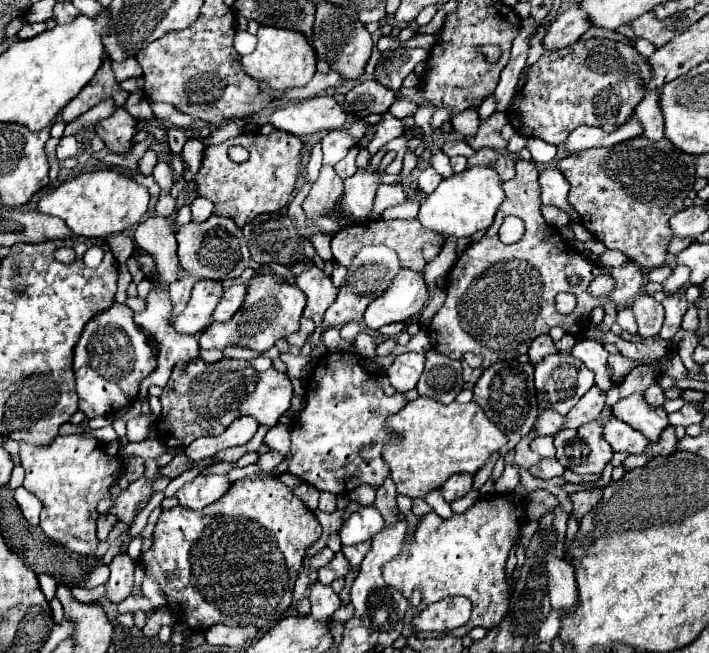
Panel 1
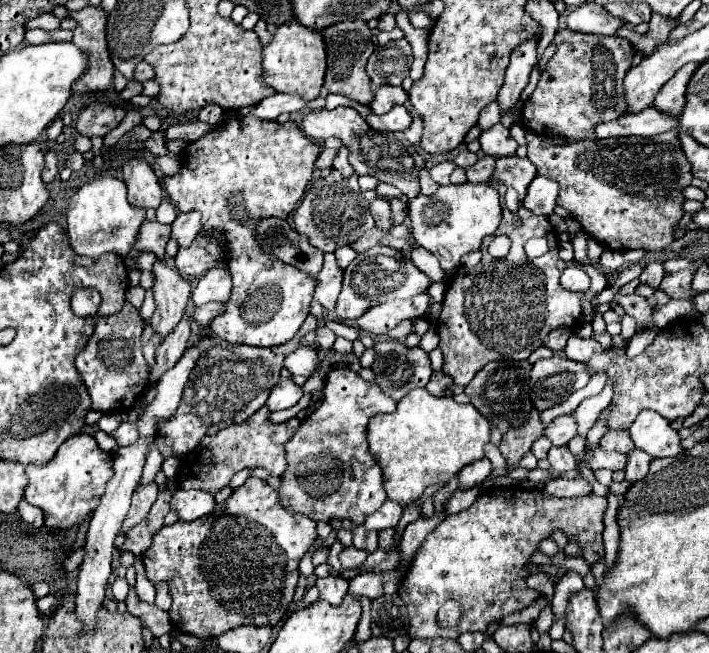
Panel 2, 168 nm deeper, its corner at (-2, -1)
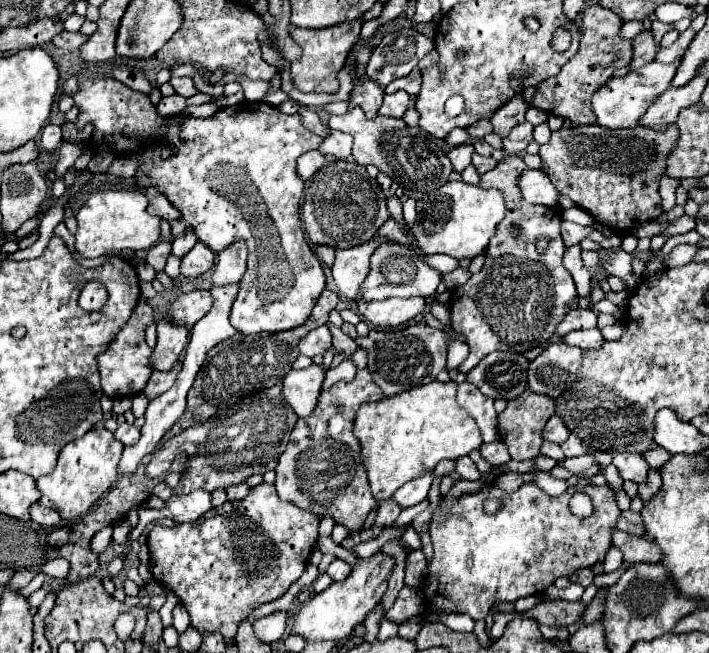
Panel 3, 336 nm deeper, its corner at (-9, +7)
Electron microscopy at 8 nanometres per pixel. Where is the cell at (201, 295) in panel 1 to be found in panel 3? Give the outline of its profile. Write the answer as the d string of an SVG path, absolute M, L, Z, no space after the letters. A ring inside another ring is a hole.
M237 239L233 245L217 253L217 263L213 269L213 283L215 285L227 285L227 283L239 283L247 267L247 245L243 239Z

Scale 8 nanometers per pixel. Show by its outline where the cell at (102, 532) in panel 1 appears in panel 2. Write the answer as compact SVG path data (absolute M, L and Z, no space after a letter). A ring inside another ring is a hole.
M156 481L148 483L148 485L138 485L134 489L134 495L132 495L132 507L124 519L124 525L122 525L122 531L128 531L132 529L134 525L138 525L150 511L154 499L158 495L158 485Z

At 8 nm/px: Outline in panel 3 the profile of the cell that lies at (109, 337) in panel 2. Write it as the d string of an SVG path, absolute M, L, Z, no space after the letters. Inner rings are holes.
M141 299L129 319L129 323L121 329L121 333L117 335L117 339L109 345L109 349L105 353L101 353L101 357L97 357L99 361L99 373L101 373L101 387L103 391L111 397L133 397L137 393L143 391L143 387L147 385L149 377L151 377L151 369L149 369L149 355L151 349L145 343L145 329L153 323L153 309Z

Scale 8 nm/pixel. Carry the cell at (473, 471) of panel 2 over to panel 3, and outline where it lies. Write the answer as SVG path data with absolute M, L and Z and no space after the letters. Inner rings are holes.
M493 441L493 443L483 443L481 445L481 455L483 459L489 463L489 465L503 465L503 463L509 463L511 457L509 457L509 451L505 449L505 445L501 441Z

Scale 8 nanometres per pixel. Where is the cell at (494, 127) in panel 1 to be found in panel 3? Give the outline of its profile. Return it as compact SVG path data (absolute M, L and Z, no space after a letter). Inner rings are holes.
M525 121L525 123L513 127L509 137L503 139L505 153L509 153L509 155L521 155L521 153L525 153L527 145L531 141L533 141L533 125L529 121Z

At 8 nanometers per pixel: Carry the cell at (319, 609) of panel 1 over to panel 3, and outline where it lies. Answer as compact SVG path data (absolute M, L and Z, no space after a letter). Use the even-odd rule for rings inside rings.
M335 559L335 561L329 565L329 569L327 569L327 575L329 575L333 581L343 581L343 579L349 577L349 573L351 573L351 565L345 563L345 561L341 561L341 559Z

